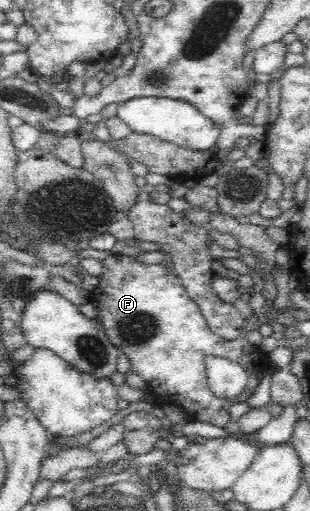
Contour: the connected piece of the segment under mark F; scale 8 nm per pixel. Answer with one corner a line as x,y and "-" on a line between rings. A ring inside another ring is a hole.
120,249
112,251
111,255
106,257
103,262
104,268
100,275
100,282
90,291
92,302
98,306
97,318
106,329
105,335
110,342
118,347
120,353
124,353
130,358
131,370
148,382
146,391
148,399
158,407
164,405
182,407
189,419
225,429
225,426
231,421
228,413
231,405
235,401
246,402
271,367
268,353
261,351
257,346
250,345
246,340
248,332
258,329
261,324
249,303
242,301
240,294
236,293
236,289
240,286
239,283
229,276
228,283
218,279
218,285
230,285
230,303
243,316
251,316
250,322
243,328
241,337
234,341
224,341
211,331
205,315
202,315
198,304
188,295
182,280
165,264
146,264
136,258
134,253
123,252
-
209,357
228,359
246,371
246,388
236,399
218,398
212,394
206,374
206,359

